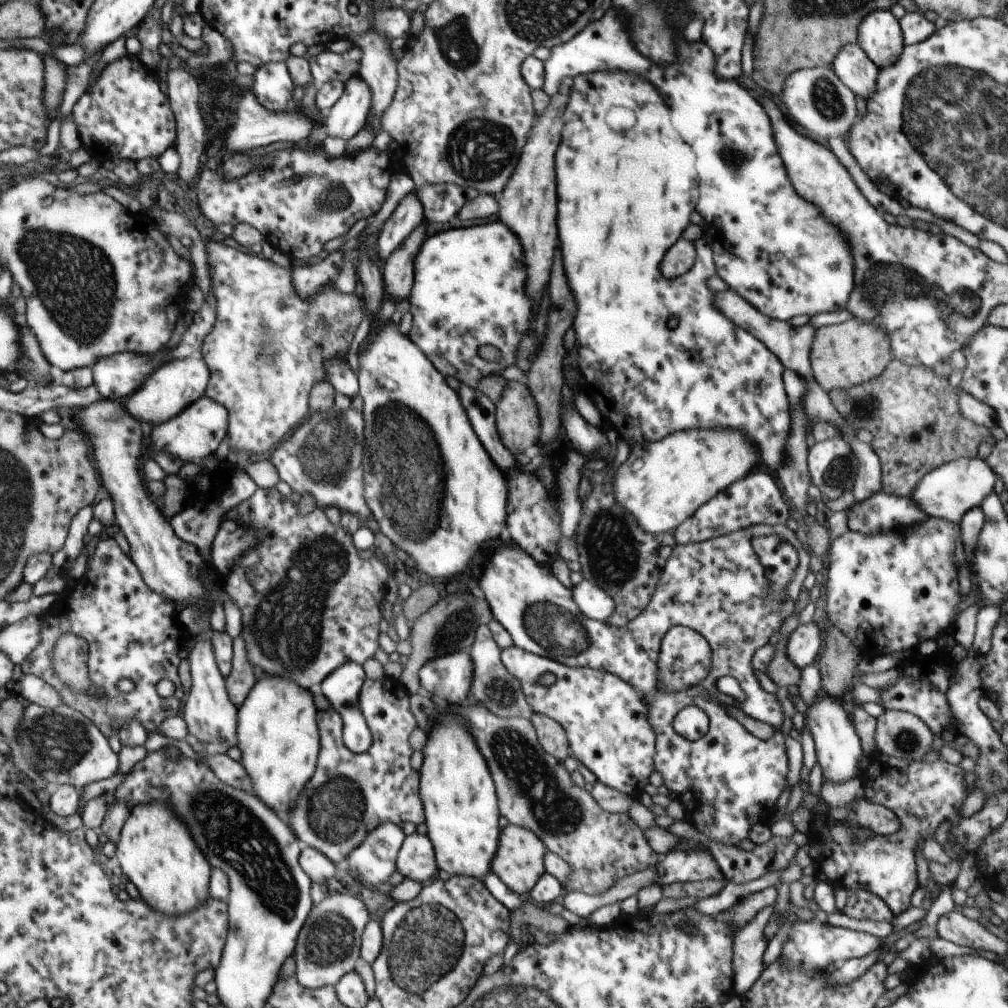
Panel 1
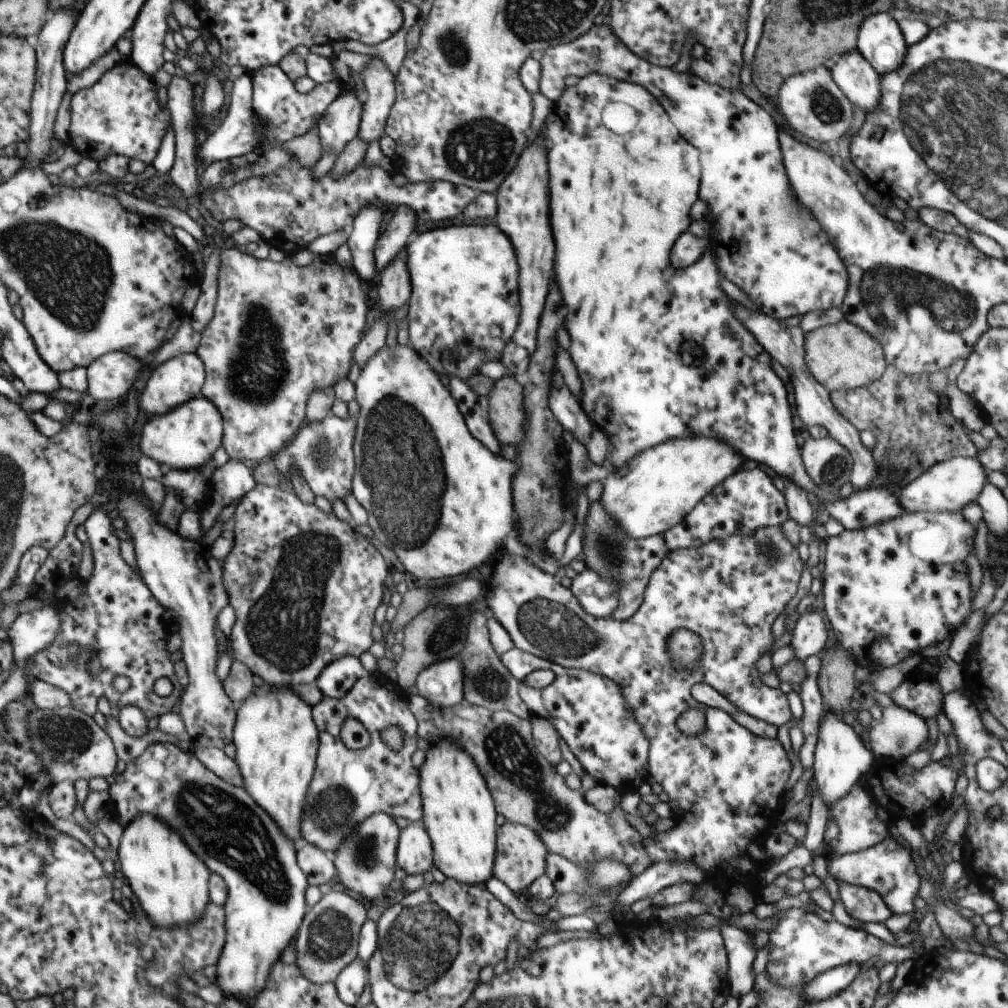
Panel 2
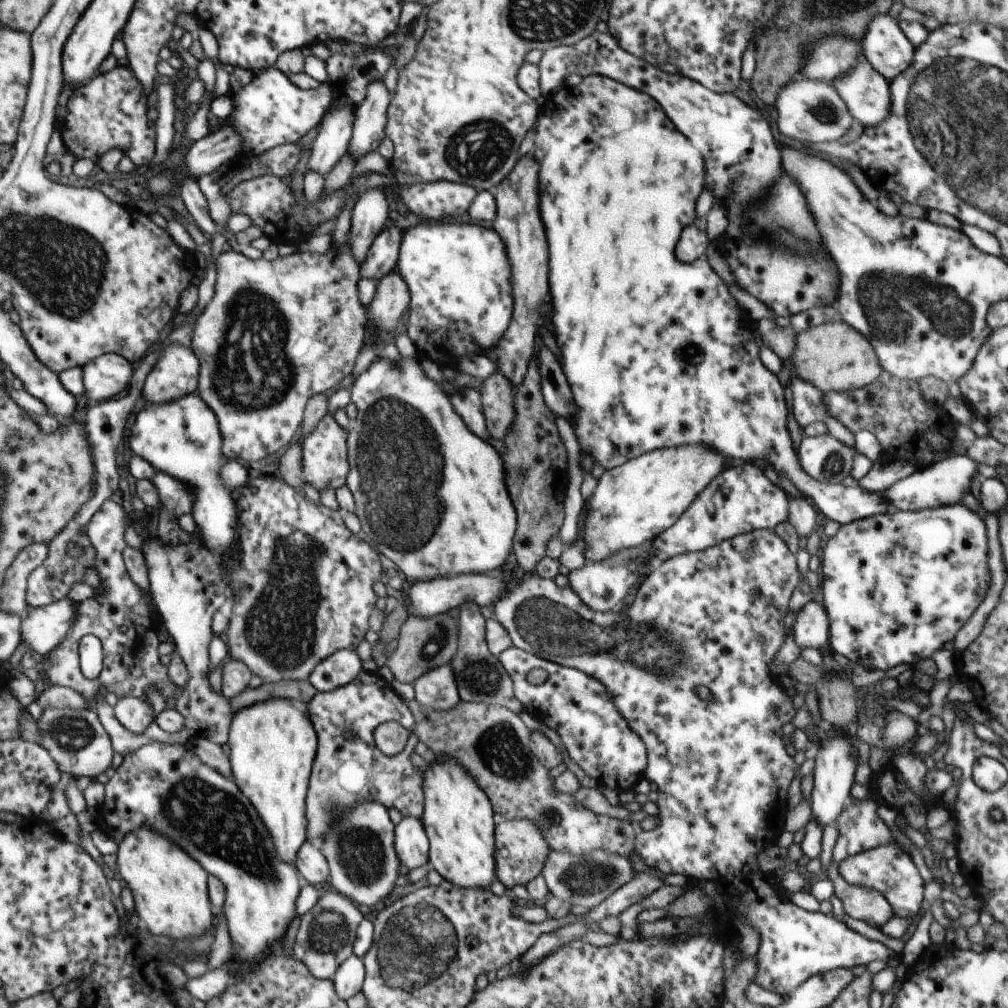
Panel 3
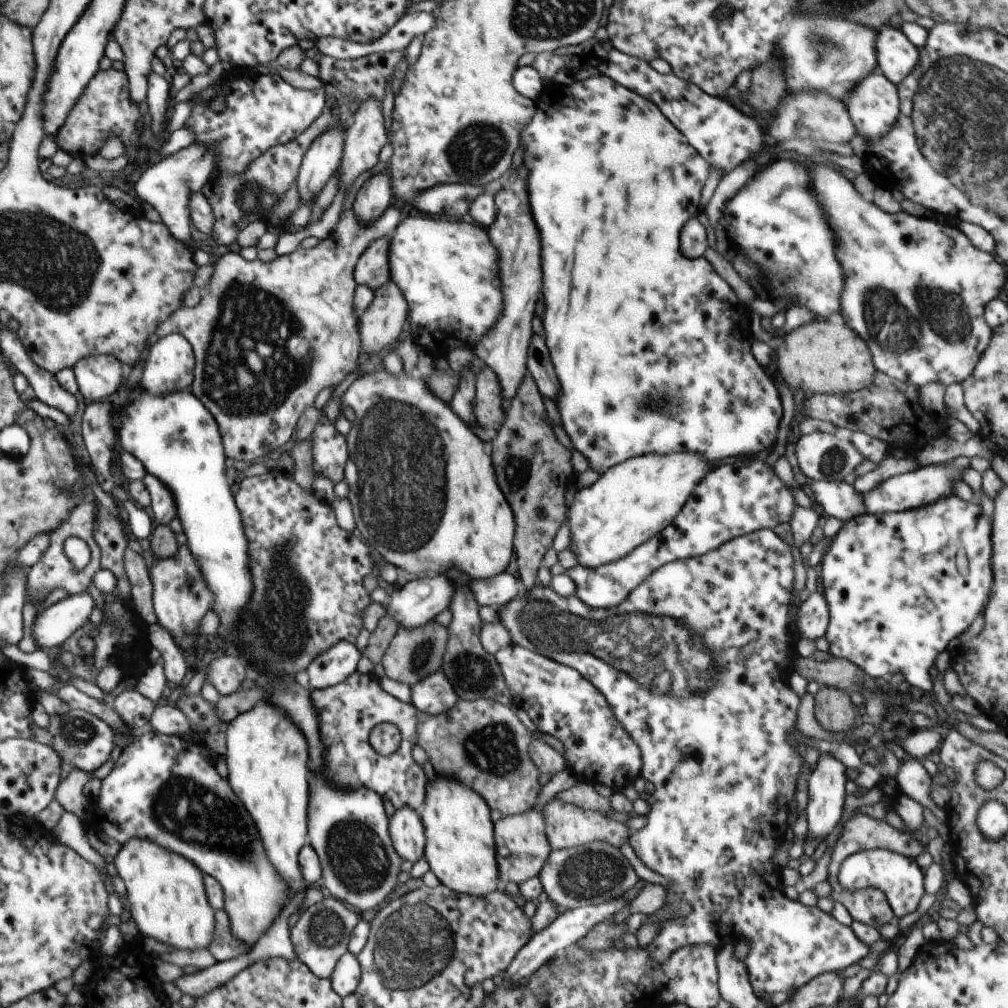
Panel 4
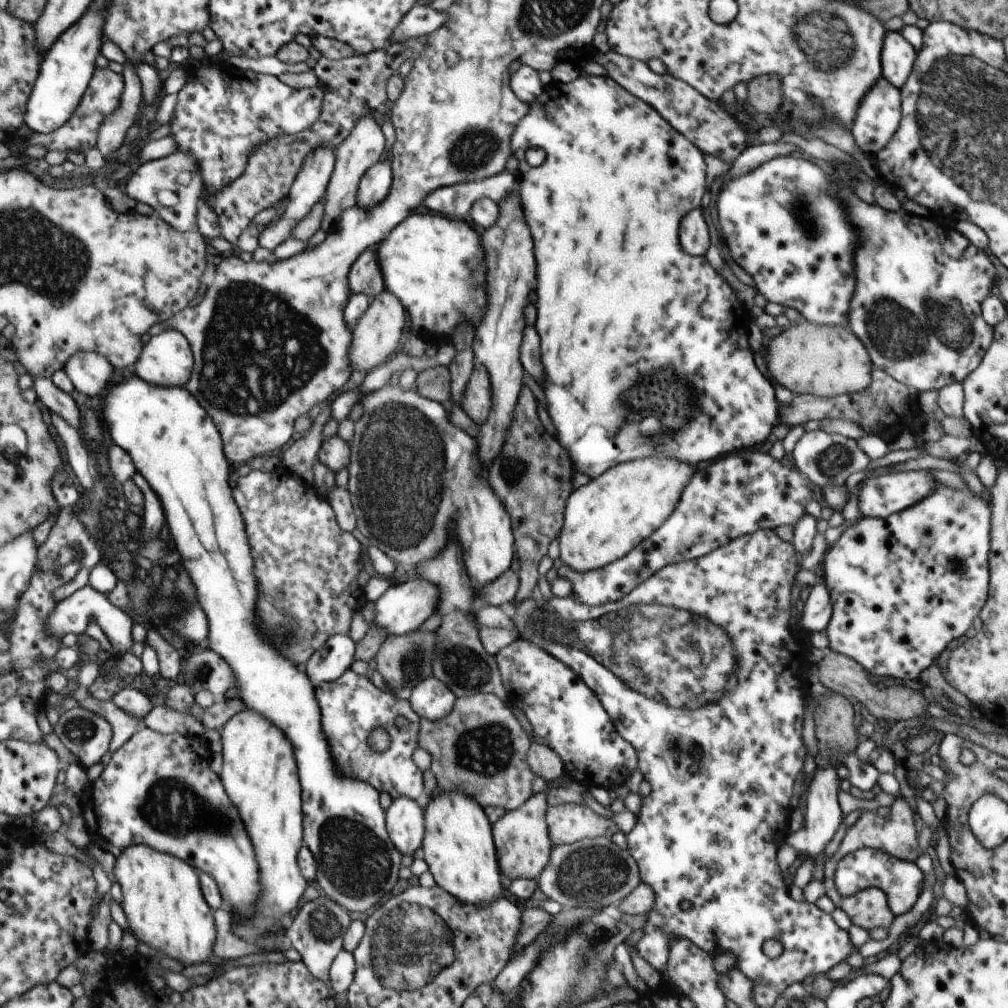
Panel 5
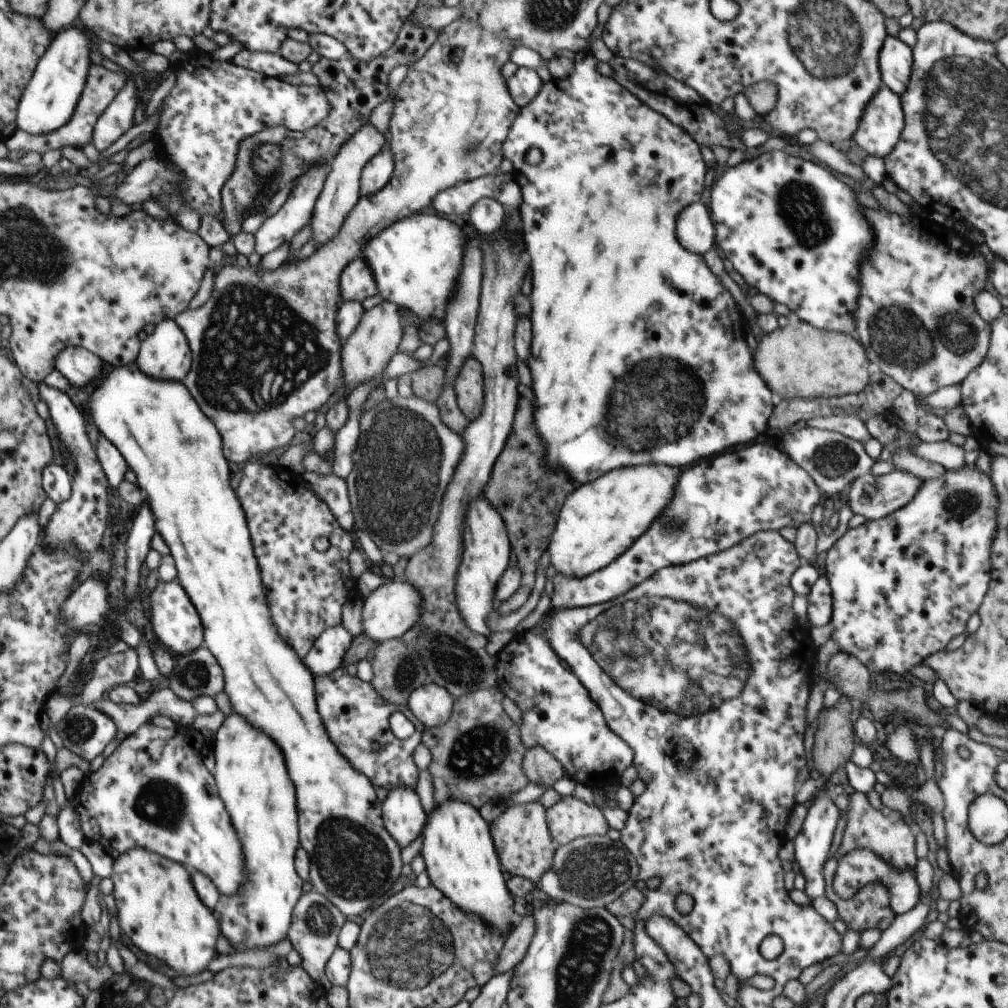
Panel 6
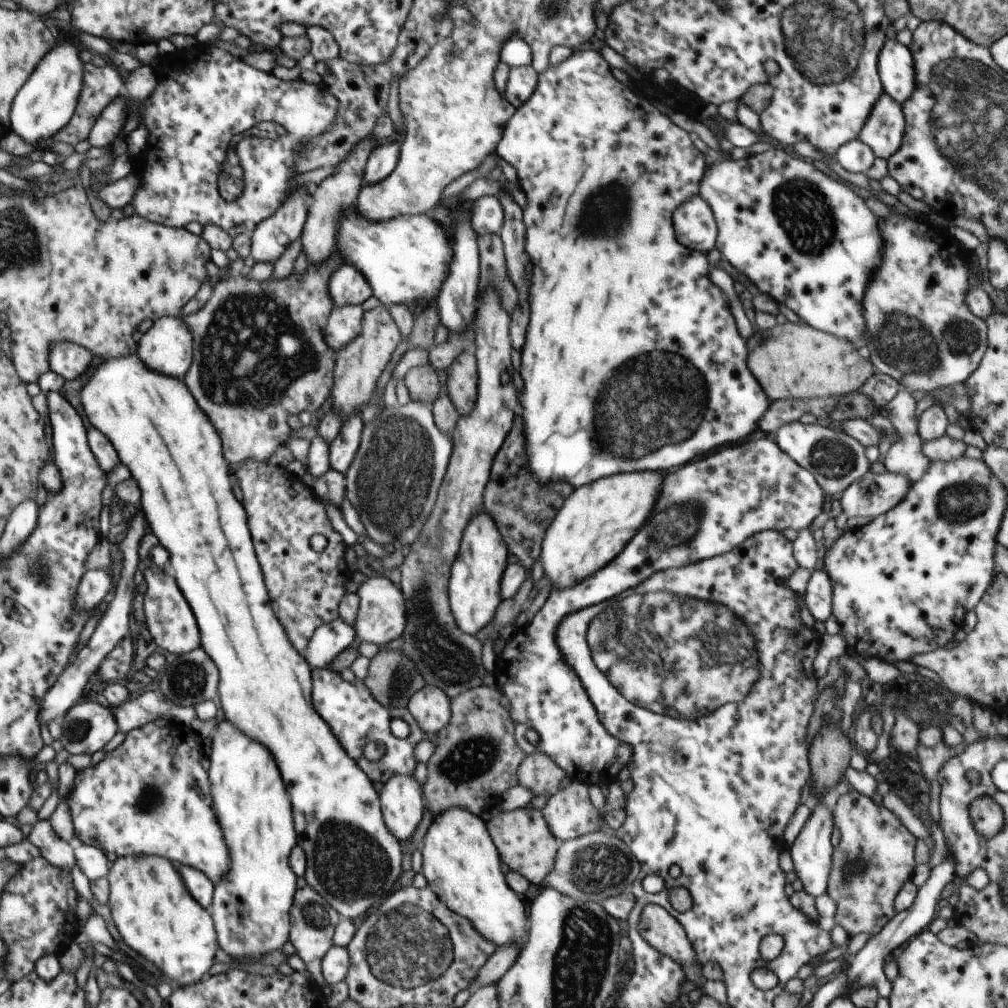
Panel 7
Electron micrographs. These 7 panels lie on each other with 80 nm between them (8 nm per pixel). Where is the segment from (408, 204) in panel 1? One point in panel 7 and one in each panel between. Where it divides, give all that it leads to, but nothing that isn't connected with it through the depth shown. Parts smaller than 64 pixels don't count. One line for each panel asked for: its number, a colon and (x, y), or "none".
2: (399, 231)
3: (382, 258)
4: (372, 269)
5: (365, 276)
6: (357, 282)
7: (347, 286)

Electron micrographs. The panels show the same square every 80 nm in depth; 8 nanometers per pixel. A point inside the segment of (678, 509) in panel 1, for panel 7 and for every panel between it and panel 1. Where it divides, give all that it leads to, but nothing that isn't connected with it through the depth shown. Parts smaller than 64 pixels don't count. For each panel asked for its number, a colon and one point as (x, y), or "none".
2: (652, 492)
3: (633, 503)
4: (631, 502)
5: (605, 519)
6: (599, 520)
7: (596, 521)

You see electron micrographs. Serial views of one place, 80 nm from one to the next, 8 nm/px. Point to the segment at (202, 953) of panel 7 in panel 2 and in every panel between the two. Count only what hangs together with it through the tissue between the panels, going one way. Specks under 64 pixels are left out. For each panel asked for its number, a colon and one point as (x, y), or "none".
2: (172, 884)
3: (170, 890)
4: (166, 892)
5: (163, 902)
6: (158, 908)

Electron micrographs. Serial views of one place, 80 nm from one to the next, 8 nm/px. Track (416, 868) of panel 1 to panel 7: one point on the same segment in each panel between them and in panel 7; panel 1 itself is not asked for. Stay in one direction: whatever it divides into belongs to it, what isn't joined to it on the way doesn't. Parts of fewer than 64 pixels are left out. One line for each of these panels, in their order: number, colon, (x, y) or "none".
2: (414, 851)
3: (411, 843)
4: (406, 829)
5: (404, 818)
6: (402, 813)
7: (401, 798)

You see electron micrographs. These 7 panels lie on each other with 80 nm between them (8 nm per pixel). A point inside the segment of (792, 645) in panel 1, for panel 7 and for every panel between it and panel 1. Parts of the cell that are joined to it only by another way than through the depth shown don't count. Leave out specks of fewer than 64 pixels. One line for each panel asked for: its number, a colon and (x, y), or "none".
2: (809, 636)
3: (811, 629)
4: (812, 618)
5: (818, 610)
6: (819, 610)
7: (818, 597)

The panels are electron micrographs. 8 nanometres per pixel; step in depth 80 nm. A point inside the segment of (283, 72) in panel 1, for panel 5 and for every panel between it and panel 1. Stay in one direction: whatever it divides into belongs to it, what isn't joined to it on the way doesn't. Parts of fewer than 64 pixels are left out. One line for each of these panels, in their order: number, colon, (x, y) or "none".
2: (284, 113)
3: (270, 110)
4: (262, 111)
5: (222, 113)

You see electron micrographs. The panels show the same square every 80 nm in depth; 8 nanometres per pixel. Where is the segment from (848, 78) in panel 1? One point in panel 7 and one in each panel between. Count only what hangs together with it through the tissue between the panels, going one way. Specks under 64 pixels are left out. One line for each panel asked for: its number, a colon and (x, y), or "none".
2: (856, 77)
3: (865, 91)
4: (873, 106)
5: (878, 115)
6: (881, 123)
7: (883, 132)

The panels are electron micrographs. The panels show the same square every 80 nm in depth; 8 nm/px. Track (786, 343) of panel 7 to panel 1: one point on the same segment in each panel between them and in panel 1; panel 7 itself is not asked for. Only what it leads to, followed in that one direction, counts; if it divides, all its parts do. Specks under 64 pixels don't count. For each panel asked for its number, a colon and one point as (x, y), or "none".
1: (844, 355)
2: (842, 357)
3: (833, 356)
4: (821, 357)
5: (809, 359)
6: (800, 360)

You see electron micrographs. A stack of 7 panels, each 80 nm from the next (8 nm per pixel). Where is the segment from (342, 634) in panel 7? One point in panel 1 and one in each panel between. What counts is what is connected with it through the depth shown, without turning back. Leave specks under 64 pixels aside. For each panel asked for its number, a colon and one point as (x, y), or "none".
1: (342, 686)
2: (338, 677)
3: (336, 671)
4: (329, 668)
5: (329, 662)
6: (327, 653)

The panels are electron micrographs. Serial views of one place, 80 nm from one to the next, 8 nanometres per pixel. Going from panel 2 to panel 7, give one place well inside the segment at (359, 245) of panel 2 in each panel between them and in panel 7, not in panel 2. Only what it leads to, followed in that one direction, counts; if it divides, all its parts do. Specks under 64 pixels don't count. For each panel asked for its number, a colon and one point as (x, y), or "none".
3: (369, 216)
4: (375, 196)
5: (375, 184)
6: (377, 173)
7: (381, 162)

